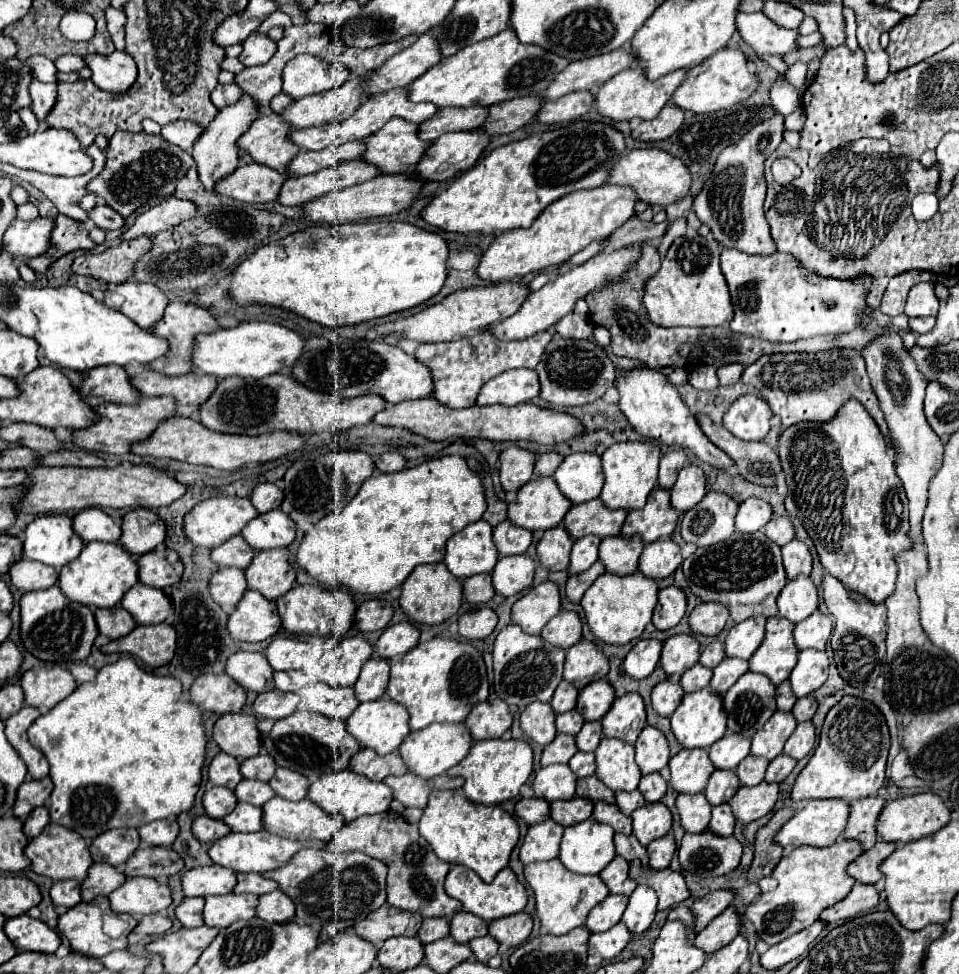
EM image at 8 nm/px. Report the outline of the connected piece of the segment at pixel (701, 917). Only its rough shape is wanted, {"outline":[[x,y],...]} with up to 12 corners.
{"outline":[[715,890],[689,910],[701,932],[733,900],[733,892]]}

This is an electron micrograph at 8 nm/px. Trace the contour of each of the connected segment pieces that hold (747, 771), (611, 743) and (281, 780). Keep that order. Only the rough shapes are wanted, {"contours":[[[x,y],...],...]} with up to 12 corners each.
{"contours":[[[747,756],[737,766],[743,786],[757,786],[769,760]],[[603,738],[597,776],[611,790],[635,790],[641,772],[631,744]],[[277,768],[269,784],[285,800],[303,800],[309,780]]]}

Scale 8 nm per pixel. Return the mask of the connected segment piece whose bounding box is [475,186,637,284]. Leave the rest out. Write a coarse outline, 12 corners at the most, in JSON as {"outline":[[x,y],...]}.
{"outline":[[629,186],[579,190],[499,234],[475,274],[557,266],[633,216]]}

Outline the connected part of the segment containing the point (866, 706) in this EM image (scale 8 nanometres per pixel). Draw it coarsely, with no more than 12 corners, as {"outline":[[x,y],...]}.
{"outline":[[845,696],[791,800],[875,796],[889,730],[867,700]]}

